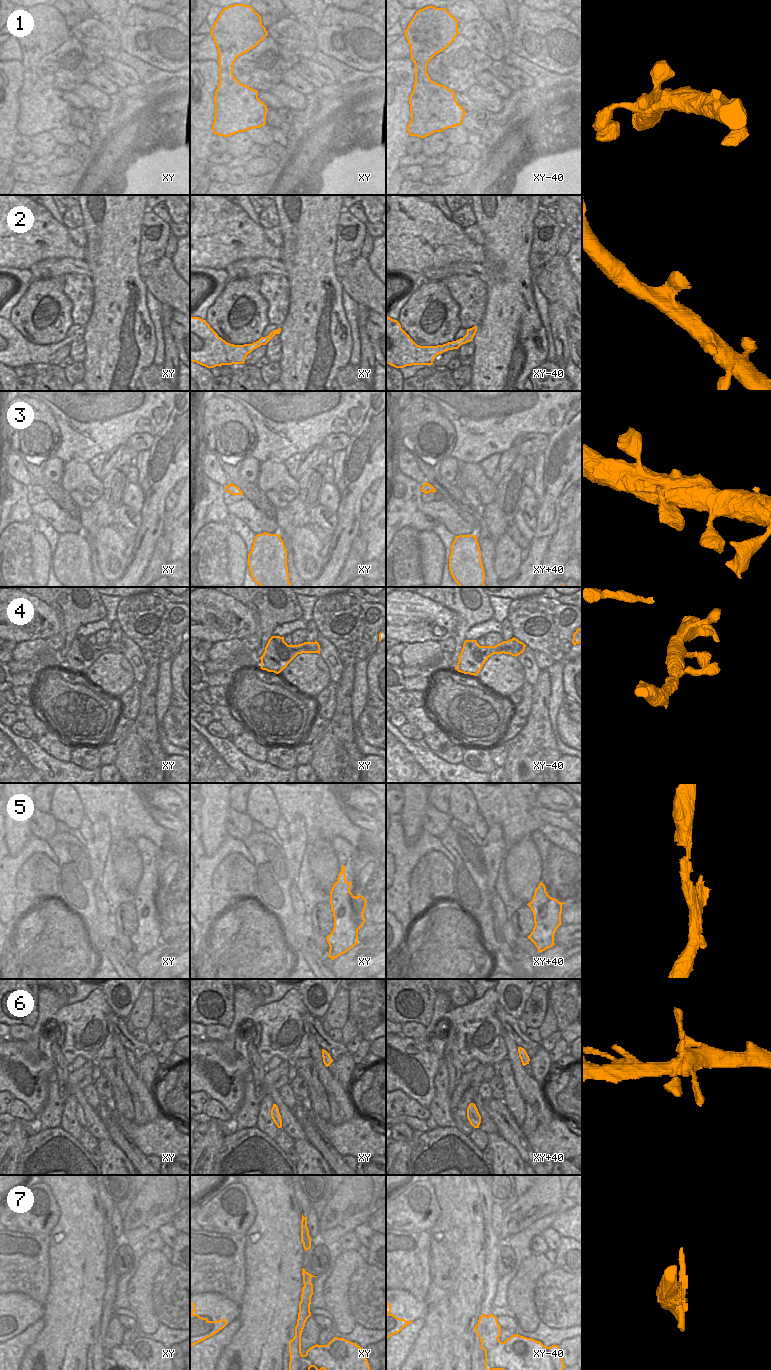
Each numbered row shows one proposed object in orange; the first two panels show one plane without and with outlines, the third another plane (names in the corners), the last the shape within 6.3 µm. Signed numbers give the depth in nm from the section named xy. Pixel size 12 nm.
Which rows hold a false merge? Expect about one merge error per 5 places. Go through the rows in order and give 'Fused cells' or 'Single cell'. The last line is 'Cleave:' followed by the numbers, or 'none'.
1: Single cell
2: Single cell
3: Single cell
4: Single cell
5: Fused cells
6: Single cell
7: Single cell
Cleave: 5

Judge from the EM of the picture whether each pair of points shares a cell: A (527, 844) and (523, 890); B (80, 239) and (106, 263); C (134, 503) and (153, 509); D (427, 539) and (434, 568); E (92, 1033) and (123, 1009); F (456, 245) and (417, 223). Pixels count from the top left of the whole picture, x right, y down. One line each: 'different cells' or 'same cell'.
A: same cell
B: different cells
C: different cells
D: same cell
E: different cells
F: same cell

